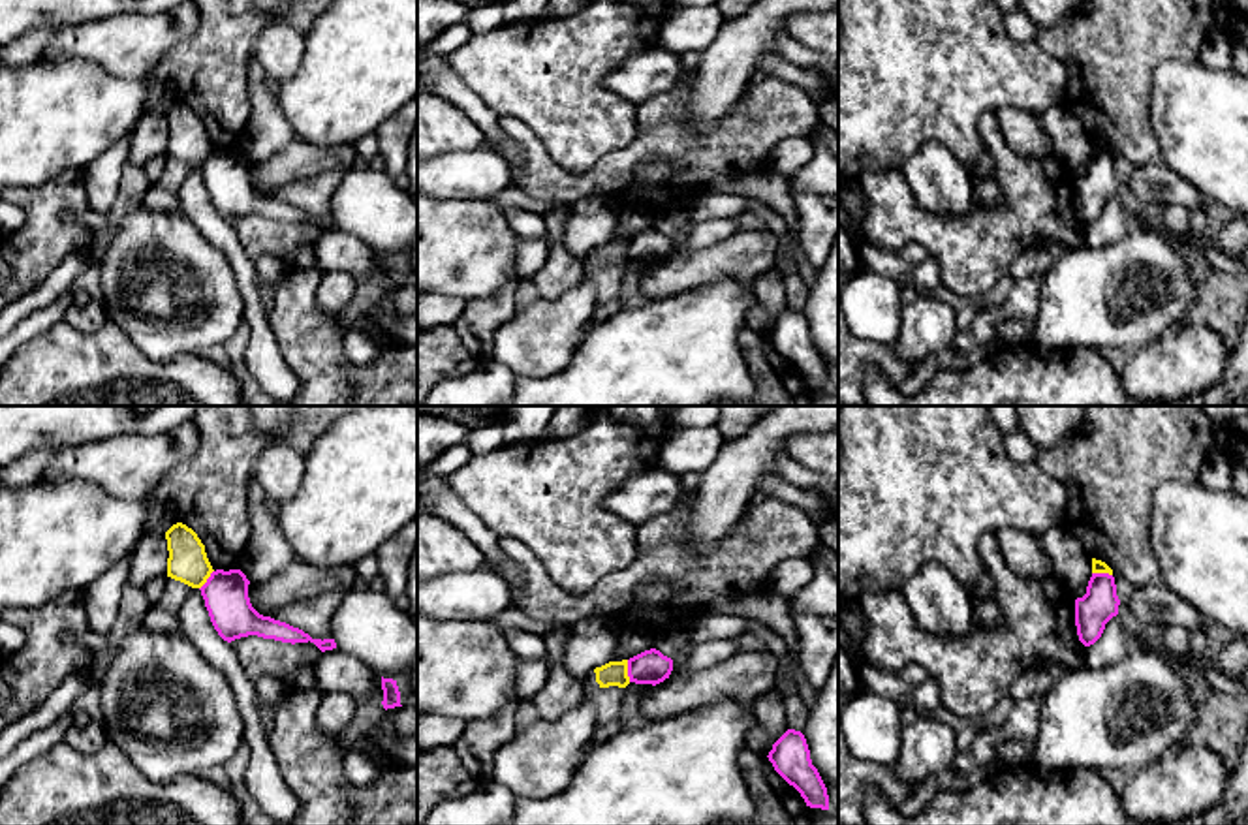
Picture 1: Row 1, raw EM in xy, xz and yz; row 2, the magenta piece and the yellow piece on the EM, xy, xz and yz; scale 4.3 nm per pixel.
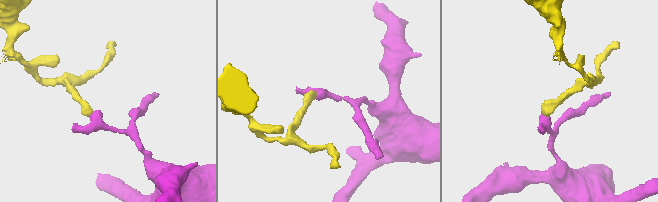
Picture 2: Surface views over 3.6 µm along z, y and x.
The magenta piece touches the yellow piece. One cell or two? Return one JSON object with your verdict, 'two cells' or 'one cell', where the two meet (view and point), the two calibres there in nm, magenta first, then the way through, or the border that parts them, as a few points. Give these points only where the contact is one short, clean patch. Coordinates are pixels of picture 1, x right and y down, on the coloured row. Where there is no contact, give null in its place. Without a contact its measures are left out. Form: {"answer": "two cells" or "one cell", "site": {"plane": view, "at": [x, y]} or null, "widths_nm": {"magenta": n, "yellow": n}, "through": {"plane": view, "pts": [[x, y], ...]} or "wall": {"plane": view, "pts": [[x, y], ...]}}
{"answer": "two cells", "site": {"plane": "xz", "at": [628, 671]}, "widths_nm": {"magenta": 140, "yellow": 110}, "wall": {"plane": "xz", "pts": [[626, 660], [630, 681]]}}

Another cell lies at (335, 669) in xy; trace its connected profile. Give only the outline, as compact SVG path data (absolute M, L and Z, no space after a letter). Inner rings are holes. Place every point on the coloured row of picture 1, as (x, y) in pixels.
M333 648L320 654L314 667L321 692L340 692L359 701L383 701L382 677L353 654Z

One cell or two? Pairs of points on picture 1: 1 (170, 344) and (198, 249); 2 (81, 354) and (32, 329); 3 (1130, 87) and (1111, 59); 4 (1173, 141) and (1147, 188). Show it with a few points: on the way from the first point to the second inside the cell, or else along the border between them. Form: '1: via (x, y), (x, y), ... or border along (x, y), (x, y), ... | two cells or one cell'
1: via (198, 331), (220, 314), (222, 307), (211, 277) | one cell
2: border along (62, 318), (19, 348) | two cells
3: via (1123, 79), (1117, 74), (1117, 66) | one cell
4: border along (1160, 160), (1196, 188) | two cells

